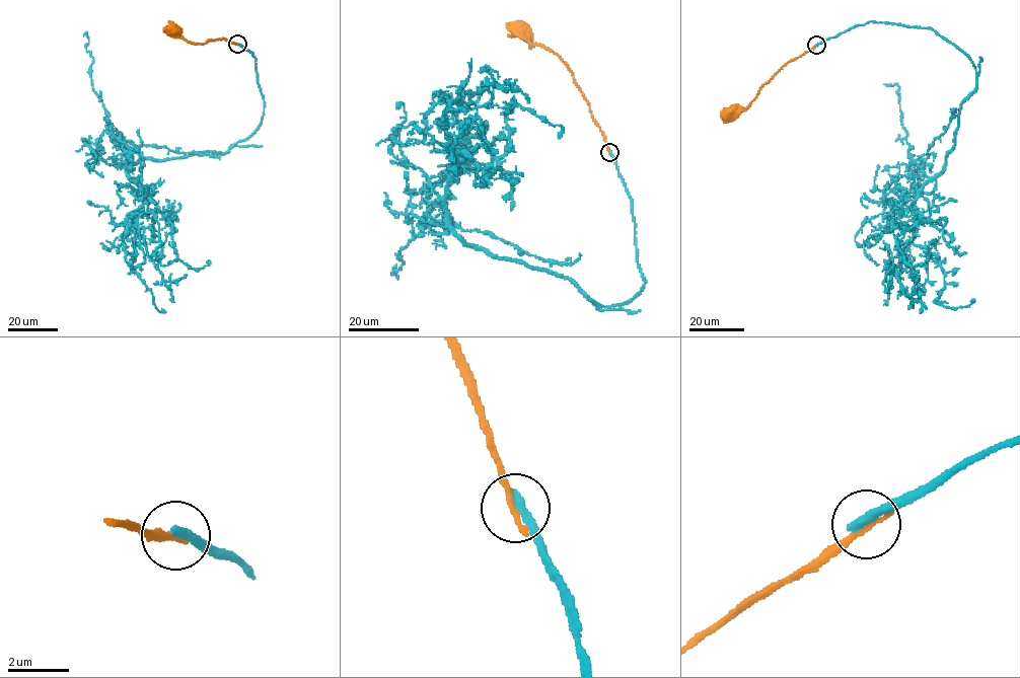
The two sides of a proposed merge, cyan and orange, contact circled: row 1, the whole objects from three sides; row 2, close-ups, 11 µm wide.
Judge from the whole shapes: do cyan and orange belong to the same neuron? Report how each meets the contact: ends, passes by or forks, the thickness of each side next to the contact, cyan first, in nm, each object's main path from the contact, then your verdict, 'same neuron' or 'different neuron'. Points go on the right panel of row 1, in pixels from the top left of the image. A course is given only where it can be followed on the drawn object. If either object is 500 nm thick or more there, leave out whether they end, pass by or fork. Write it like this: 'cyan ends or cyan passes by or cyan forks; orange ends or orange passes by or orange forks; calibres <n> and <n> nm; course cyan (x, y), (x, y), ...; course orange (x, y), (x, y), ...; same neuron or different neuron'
cyan ends; orange ends; calibres 320 and 240 nm; course cyan (816, 46), (868, 21), (899, 23), (931, 28), (975, 69), (896, 268), (884, 244), (884, 291), (892, 281); course orange (816, 46), (783, 65), (762, 85), (745, 109), (728, 115); different neuron

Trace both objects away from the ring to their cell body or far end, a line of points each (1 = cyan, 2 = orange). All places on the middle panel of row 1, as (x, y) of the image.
1: (609, 152), (635, 298), (465, 244), (445, 189), (476, 163), (445, 111), (498, 78)
2: (609, 152), (573, 74), (559, 57), (533, 45), (519, 29)

